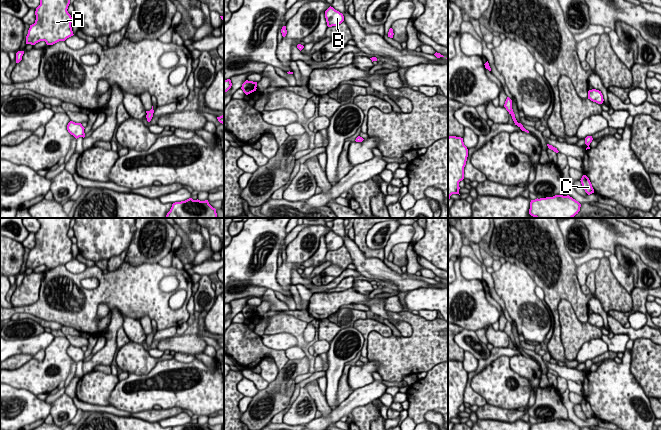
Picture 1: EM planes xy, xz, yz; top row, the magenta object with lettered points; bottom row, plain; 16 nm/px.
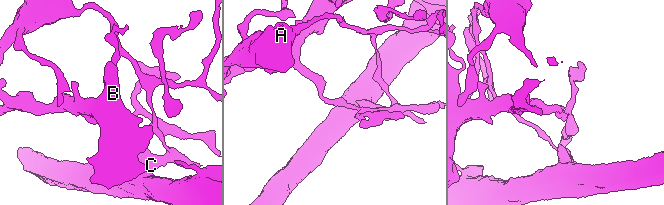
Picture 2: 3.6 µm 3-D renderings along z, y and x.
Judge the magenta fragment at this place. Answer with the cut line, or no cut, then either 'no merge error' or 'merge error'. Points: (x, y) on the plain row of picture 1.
cut in yz along (513, 337), (511, 339); merge error

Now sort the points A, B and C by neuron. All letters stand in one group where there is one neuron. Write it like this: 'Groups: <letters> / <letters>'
Groups: A / B C

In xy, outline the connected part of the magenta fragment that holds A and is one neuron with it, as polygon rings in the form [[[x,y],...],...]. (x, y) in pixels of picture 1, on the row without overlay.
[[[71,218],[37,219],[40,229],[35,235],[35,247],[28,254],[26,268],[45,265],[47,269],[53,269],[73,260],[72,241],[67,235]]]

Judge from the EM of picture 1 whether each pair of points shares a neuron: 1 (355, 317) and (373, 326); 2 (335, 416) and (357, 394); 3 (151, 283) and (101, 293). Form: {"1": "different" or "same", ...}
{"1": "same", "2": "same", "3": "same"}

